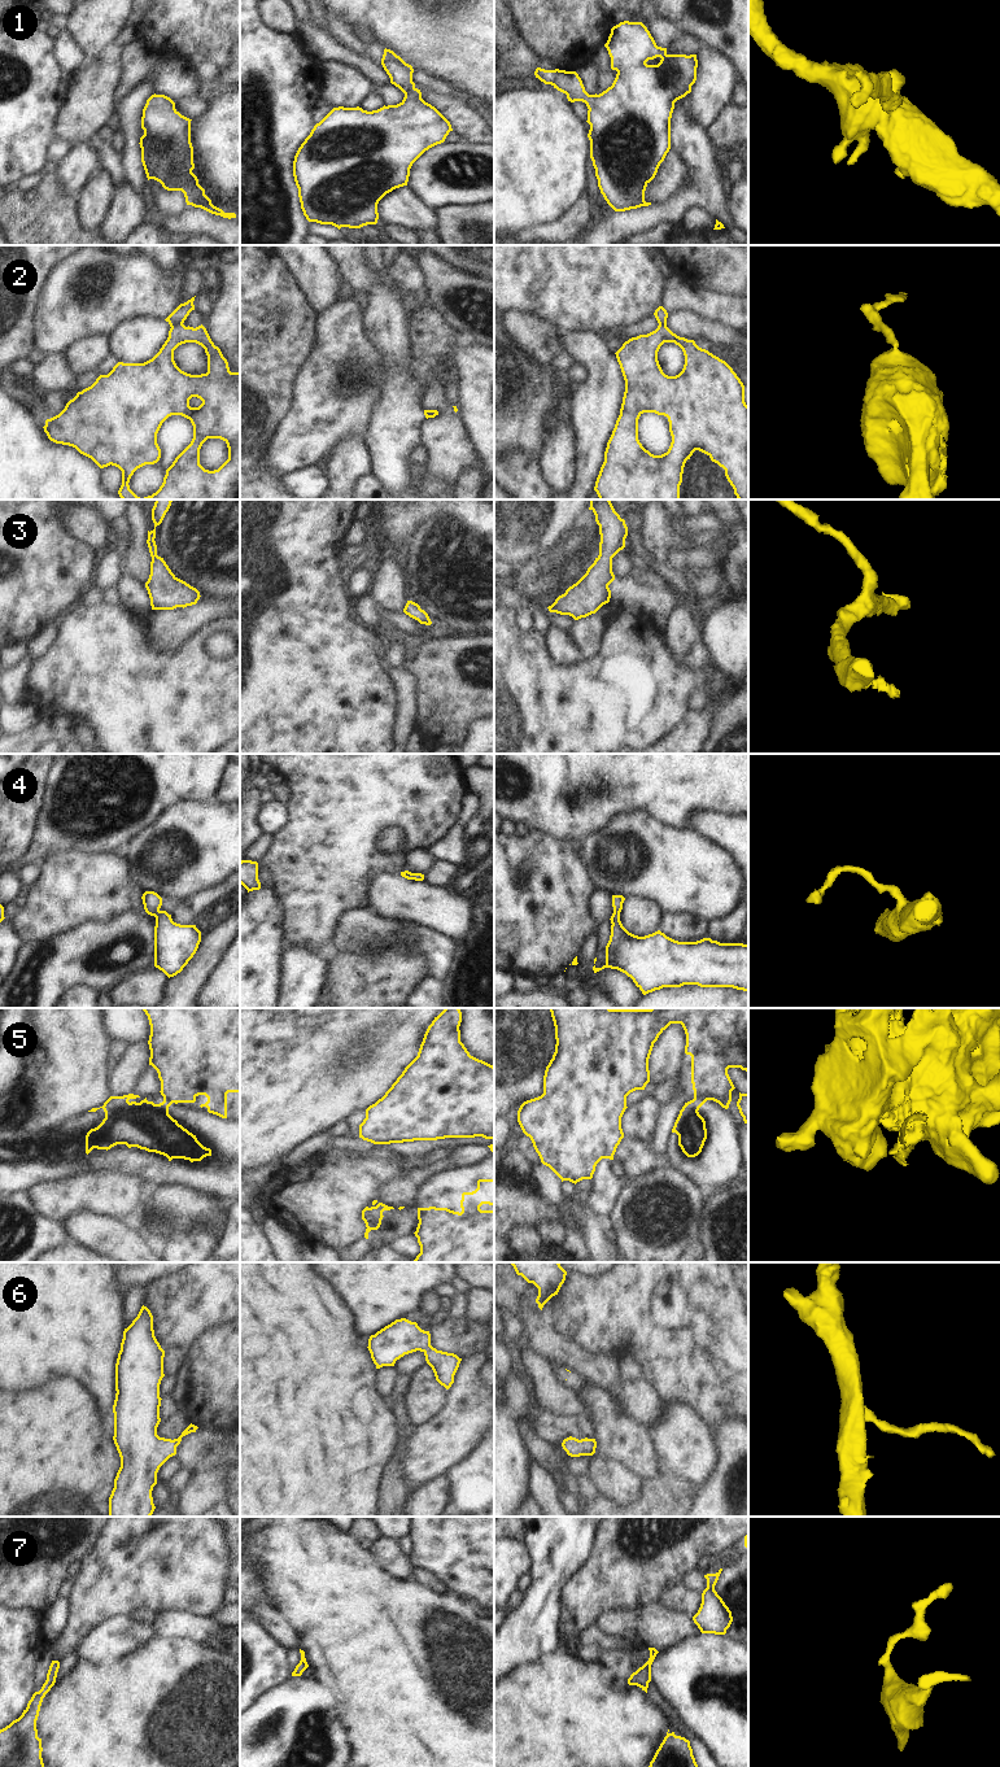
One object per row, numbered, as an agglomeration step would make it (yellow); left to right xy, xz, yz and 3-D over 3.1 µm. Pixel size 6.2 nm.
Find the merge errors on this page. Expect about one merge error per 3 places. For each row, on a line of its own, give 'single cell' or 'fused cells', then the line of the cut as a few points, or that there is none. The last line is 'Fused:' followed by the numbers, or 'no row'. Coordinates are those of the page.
1: single cell; no cut
2: fused cells; cut in xy along (182, 323), (175, 323), (171, 327)
3: single cell; no cut
4: single cell; no cut
5: fused cells; cut in yz along (694, 1096), (708, 1099)
6: single cell; no cut
7: single cell; no cut
Fused: 2, 5

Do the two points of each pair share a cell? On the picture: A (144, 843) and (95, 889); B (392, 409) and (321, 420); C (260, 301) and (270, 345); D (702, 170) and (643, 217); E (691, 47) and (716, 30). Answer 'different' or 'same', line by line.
A: different
B: different
C: same
D: same
E: different

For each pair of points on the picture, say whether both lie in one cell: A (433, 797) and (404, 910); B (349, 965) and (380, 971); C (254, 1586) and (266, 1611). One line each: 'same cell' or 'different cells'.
A: different cells
B: same cell
C: different cells

